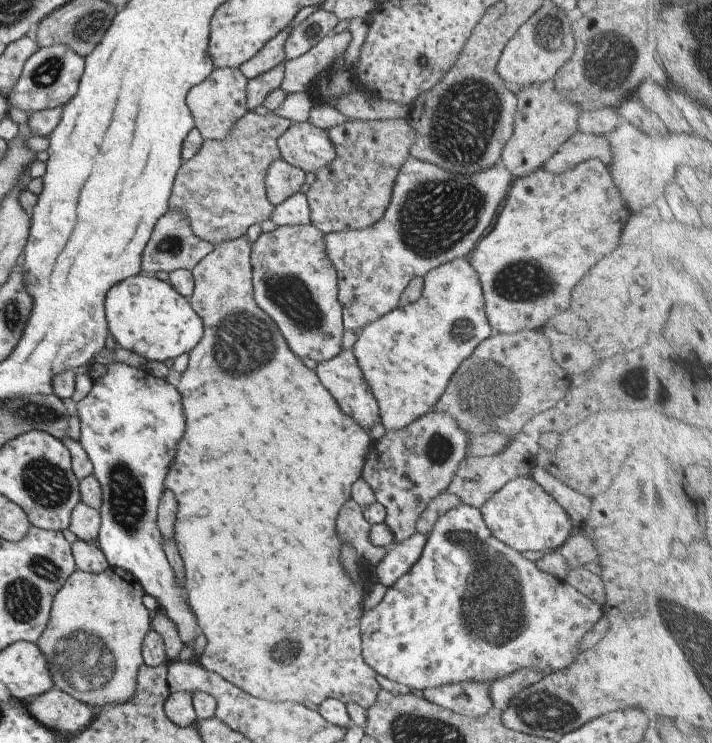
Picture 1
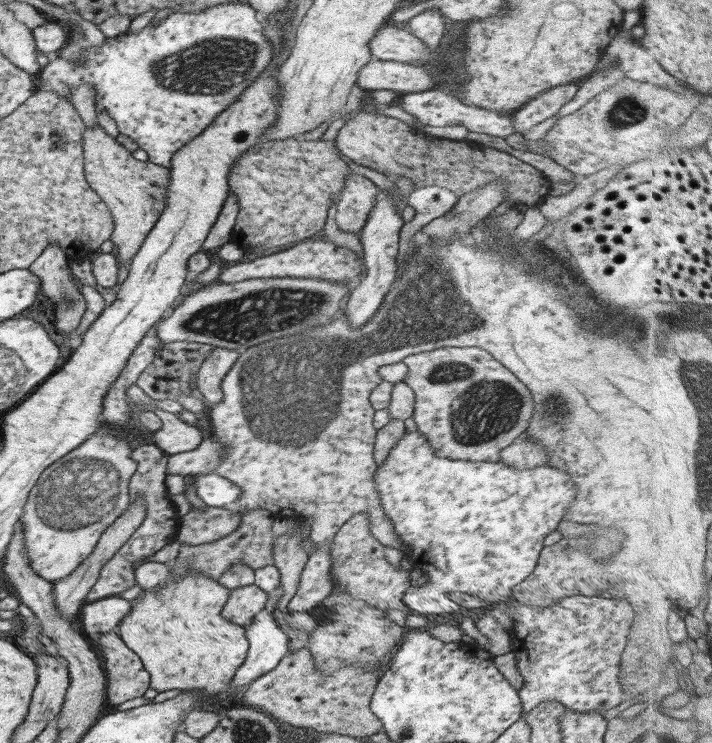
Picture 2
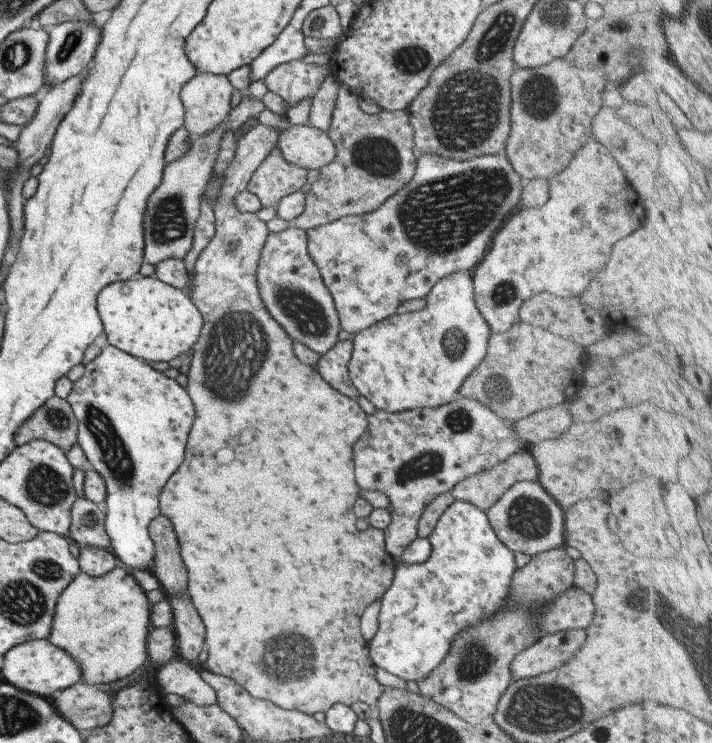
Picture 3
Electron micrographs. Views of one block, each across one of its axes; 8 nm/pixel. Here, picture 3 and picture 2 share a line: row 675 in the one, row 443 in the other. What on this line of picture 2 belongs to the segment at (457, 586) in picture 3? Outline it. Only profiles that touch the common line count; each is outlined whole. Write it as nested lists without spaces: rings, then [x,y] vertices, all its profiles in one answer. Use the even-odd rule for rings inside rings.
[[[417,430],[401,434],[381,465],[376,466],[372,482],[383,514],[407,548],[409,562],[429,578],[420,586],[407,587],[401,597],[409,611],[424,617],[443,614],[445,604],[441,600],[449,592],[478,596],[489,602],[489,607],[508,600],[511,587],[533,572],[544,547],[543,538],[557,528],[577,492],[573,480],[561,468],[537,465],[521,469],[501,461],[449,460],[435,456],[425,435]]]

